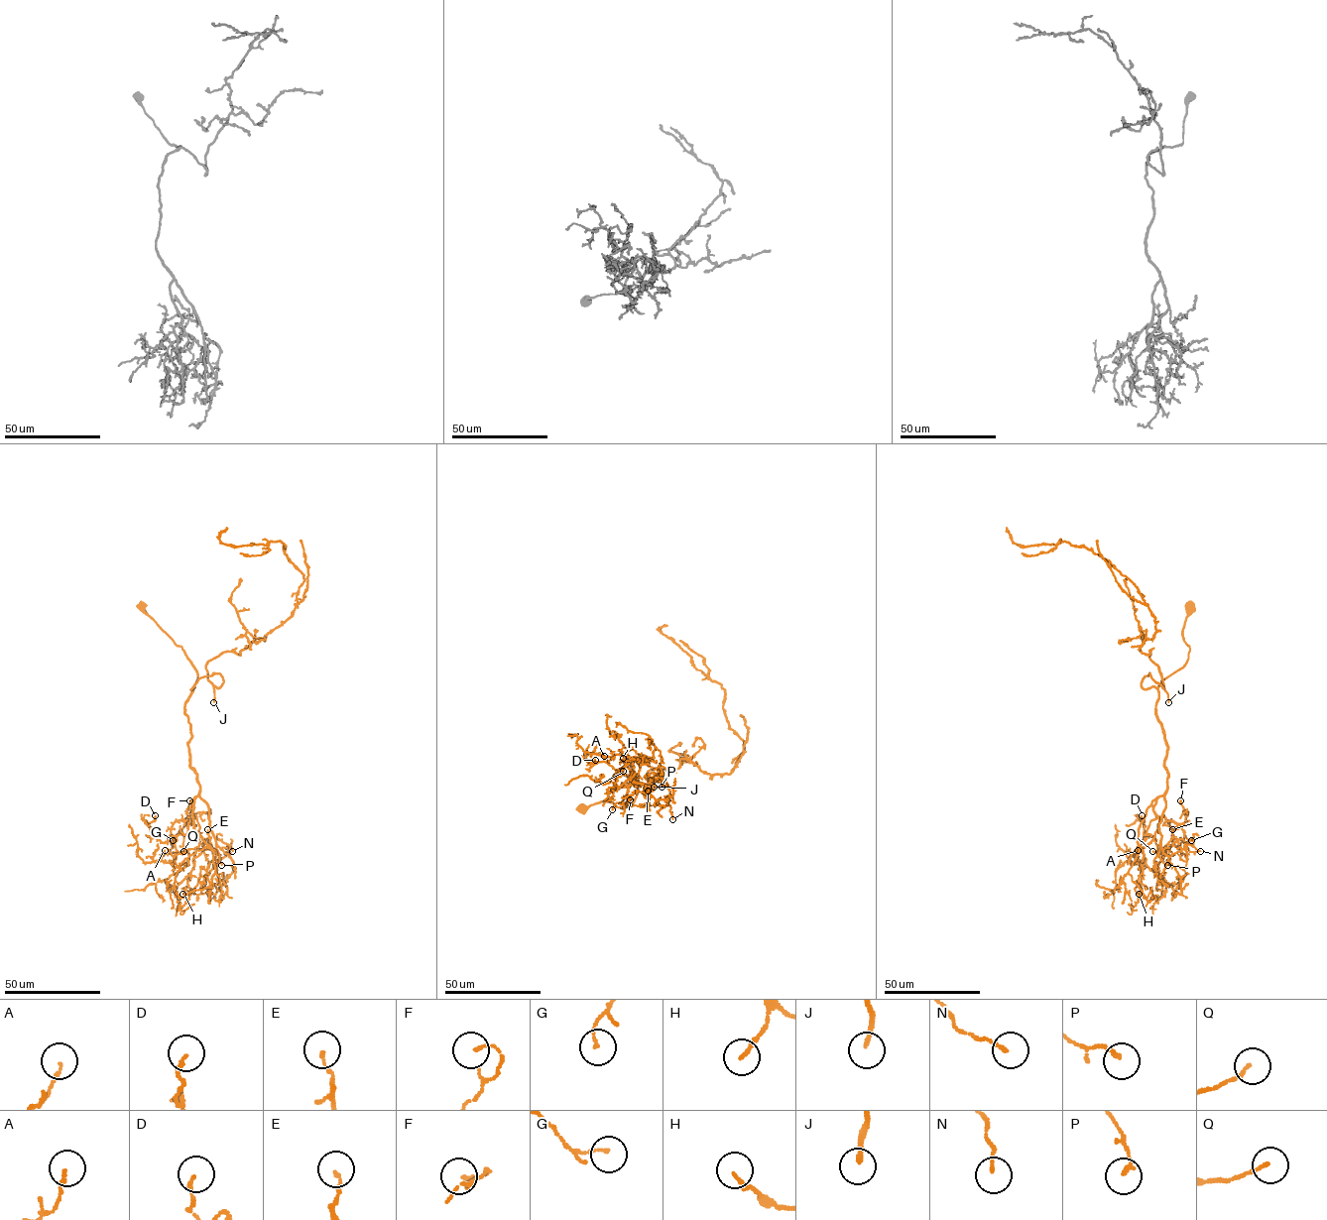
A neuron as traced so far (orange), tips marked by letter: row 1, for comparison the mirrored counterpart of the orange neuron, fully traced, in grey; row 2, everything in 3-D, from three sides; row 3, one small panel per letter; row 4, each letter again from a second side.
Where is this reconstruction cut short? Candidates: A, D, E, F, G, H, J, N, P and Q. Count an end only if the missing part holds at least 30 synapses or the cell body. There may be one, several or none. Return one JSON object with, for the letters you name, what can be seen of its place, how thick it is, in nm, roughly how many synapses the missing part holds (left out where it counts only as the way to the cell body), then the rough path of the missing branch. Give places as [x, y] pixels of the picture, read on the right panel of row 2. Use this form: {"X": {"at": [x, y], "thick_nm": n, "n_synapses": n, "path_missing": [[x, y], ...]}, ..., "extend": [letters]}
{"J": {"at": [1168, 702], "thick_nm": 160, "n_synapses": 45}, "extend": ["J"]}

